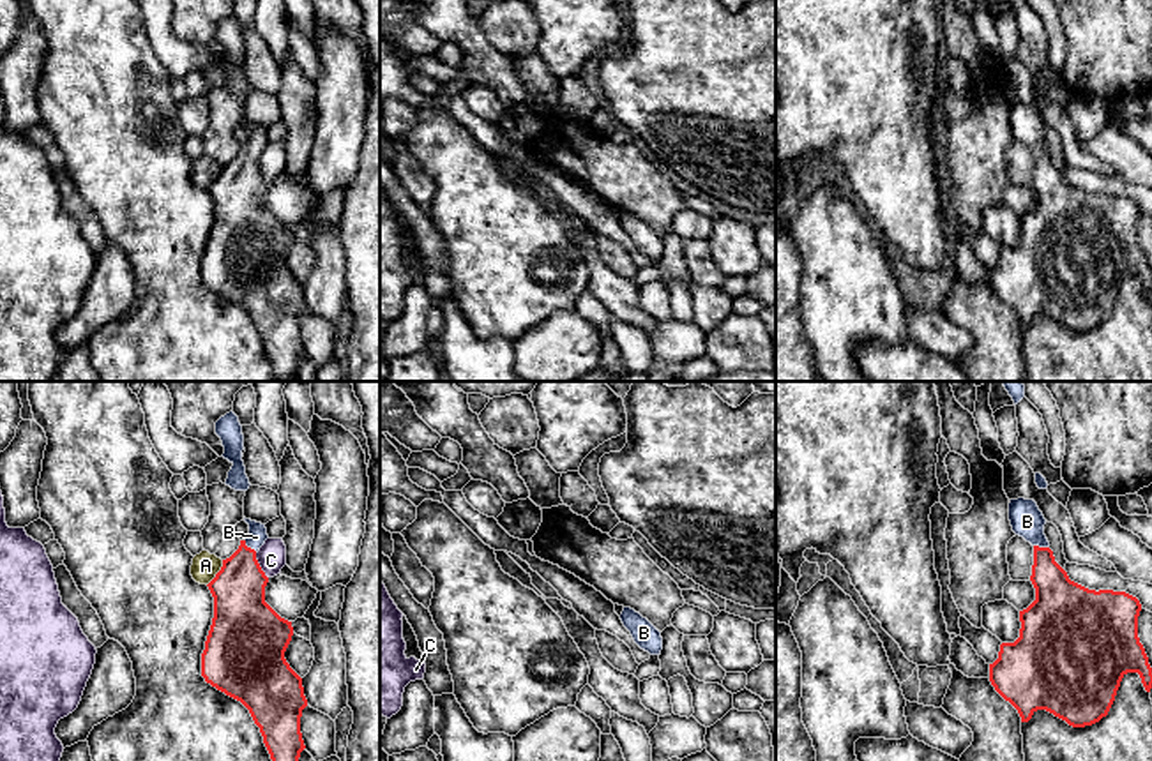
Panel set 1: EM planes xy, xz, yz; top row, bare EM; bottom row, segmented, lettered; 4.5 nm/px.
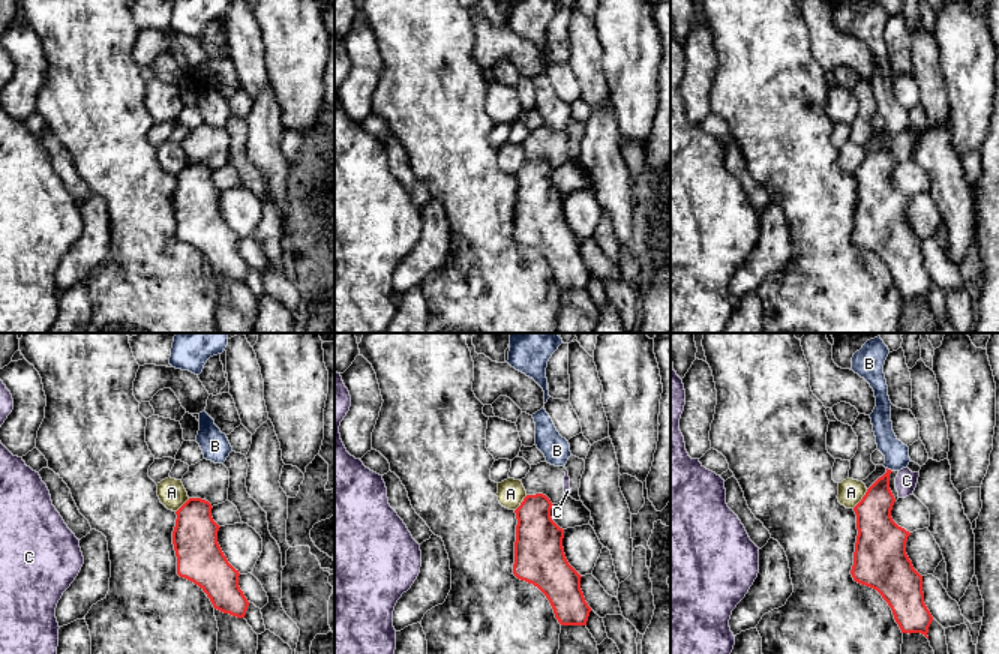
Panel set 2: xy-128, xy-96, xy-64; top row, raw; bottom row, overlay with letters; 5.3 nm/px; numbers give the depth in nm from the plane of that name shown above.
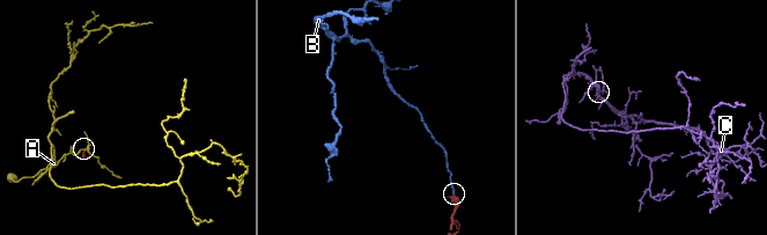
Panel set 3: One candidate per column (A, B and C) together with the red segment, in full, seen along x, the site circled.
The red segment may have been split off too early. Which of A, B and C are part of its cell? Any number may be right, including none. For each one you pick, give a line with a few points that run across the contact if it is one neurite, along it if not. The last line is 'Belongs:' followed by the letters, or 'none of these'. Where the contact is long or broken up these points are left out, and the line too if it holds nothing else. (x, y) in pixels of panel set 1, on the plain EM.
B: Line: xy (239, 193), (242, 166), (250, 152), (257, 142)
Belongs: B

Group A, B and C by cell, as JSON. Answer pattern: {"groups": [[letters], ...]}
{"groups": [["A"], ["B"], ["C"]]}

